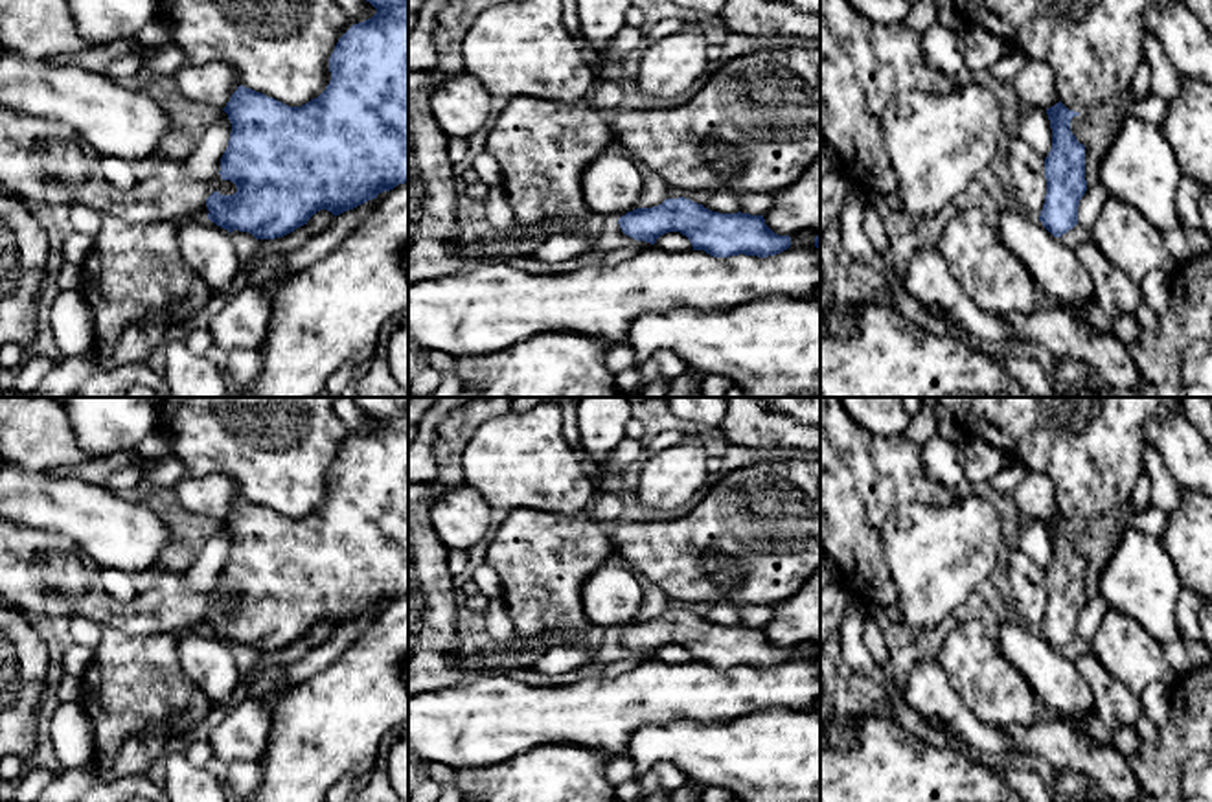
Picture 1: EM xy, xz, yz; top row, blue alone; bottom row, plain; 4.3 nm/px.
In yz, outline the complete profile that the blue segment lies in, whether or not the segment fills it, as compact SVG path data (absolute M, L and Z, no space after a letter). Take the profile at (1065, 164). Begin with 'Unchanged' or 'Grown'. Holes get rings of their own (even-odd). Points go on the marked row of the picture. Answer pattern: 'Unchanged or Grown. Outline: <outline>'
Unchanged. Outline: M1059 101L1046 114L1052 149L1045 158L1046 195L1039 221L1054 237L1061 237L1078 224L1078 206L1087 191L1085 145L1070 131L1070 121L1080 112Z

